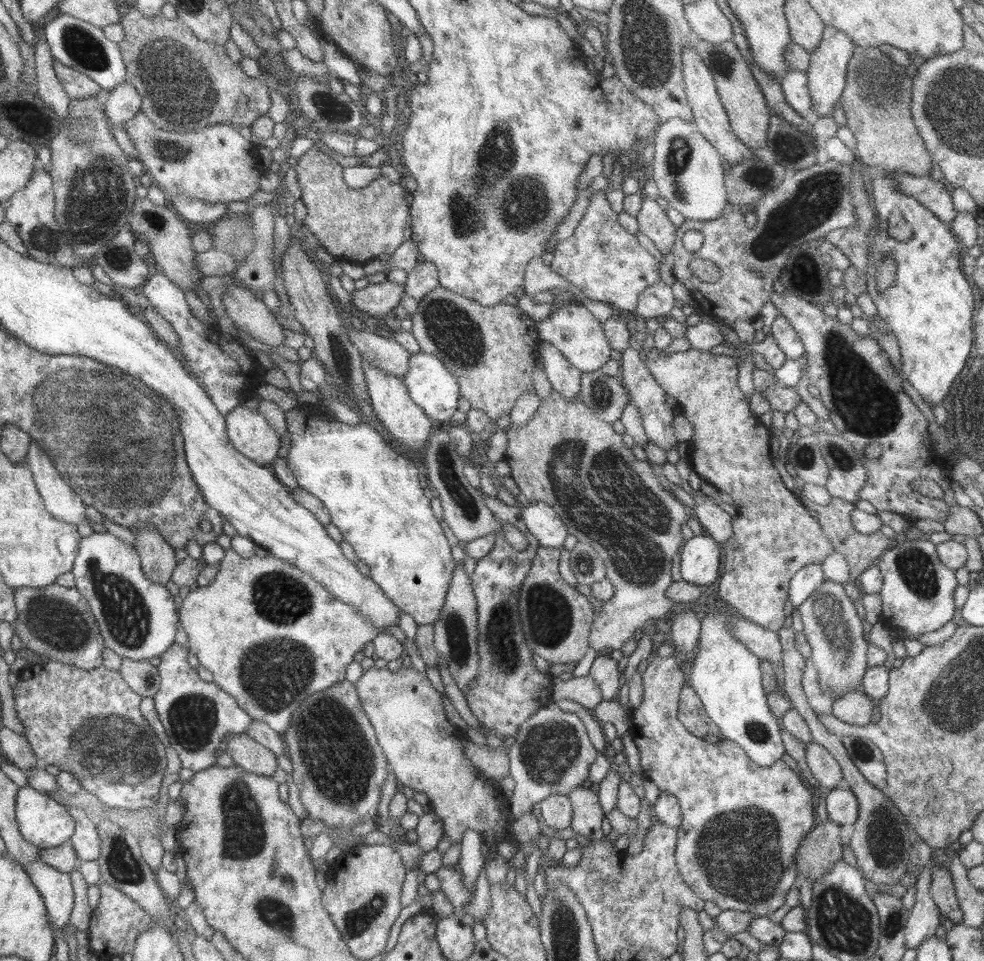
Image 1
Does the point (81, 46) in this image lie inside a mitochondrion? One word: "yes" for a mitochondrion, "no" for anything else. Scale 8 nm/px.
yes

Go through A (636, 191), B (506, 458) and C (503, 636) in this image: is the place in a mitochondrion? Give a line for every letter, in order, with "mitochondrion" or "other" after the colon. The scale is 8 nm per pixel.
A: other
B: other
C: mitochondrion

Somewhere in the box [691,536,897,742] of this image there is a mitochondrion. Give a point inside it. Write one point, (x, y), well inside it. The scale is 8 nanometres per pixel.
(831, 621)

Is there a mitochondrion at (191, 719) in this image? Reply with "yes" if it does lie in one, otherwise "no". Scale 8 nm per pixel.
yes

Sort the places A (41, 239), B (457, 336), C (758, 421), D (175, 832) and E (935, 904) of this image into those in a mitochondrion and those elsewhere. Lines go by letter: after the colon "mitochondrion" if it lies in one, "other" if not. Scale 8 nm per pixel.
A: mitochondrion
B: mitochondrion
C: other
D: other
E: other

